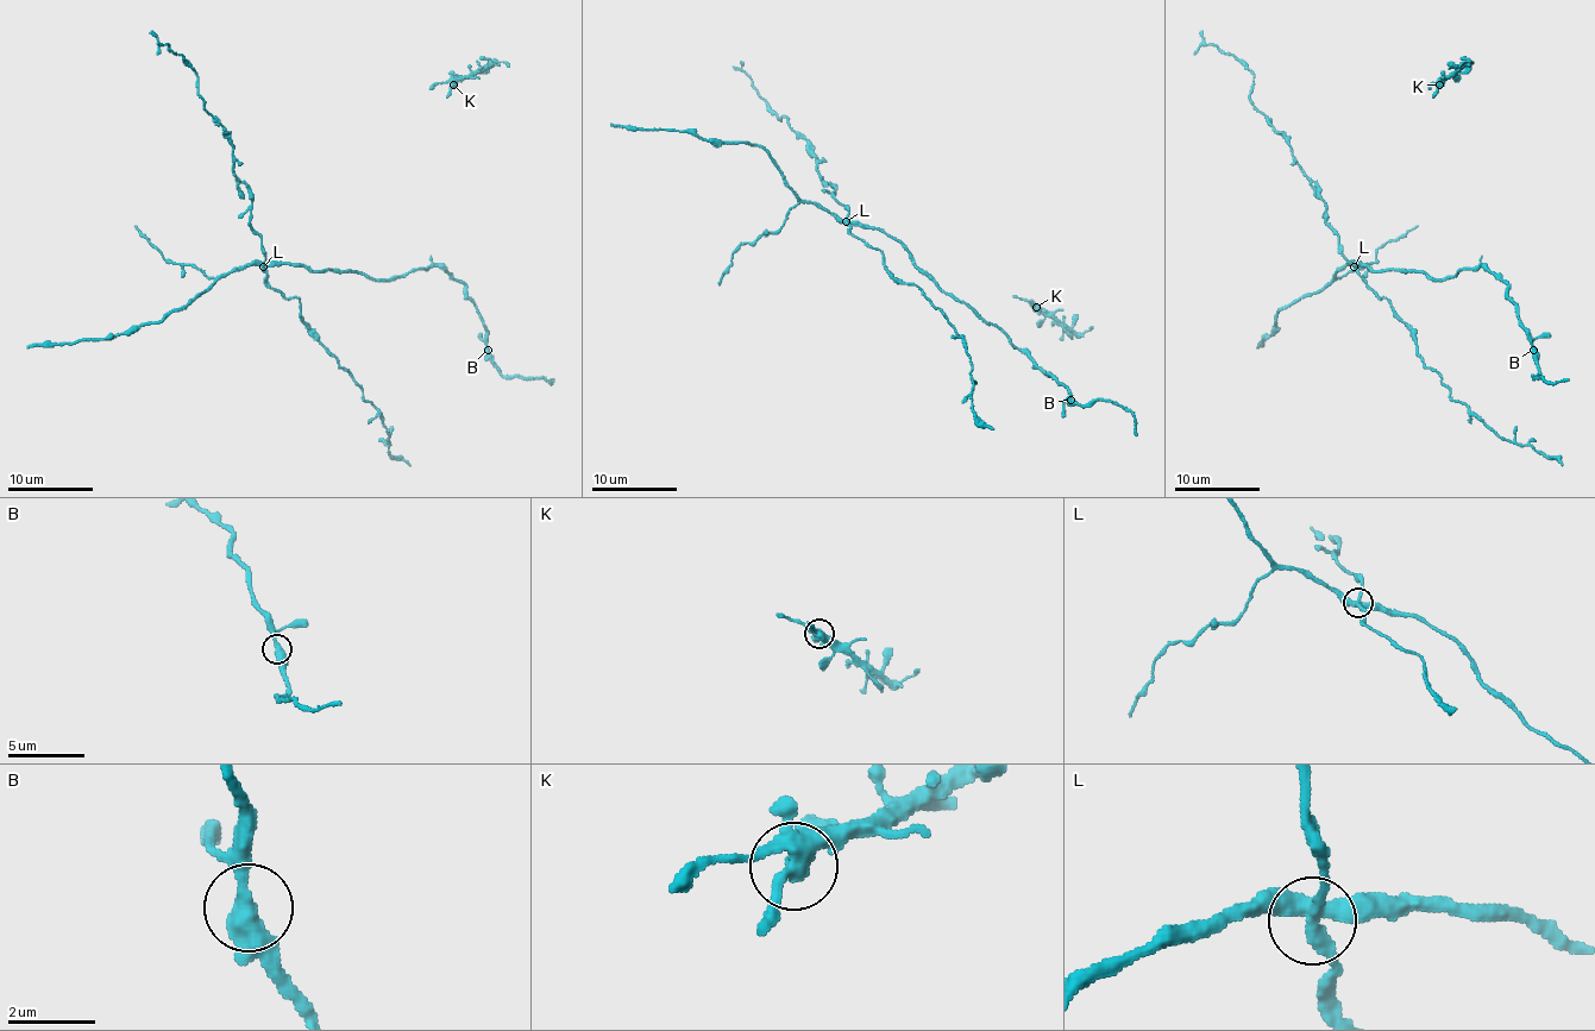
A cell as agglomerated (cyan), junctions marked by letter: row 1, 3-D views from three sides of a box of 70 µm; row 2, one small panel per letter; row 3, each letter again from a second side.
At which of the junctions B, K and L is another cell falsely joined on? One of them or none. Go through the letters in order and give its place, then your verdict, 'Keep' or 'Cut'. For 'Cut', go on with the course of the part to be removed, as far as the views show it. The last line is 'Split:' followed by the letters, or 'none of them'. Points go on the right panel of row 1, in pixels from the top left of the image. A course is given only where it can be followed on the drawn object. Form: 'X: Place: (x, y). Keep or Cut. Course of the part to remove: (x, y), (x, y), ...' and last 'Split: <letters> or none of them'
B: Place: (1533, 350). Keep
K: Place: (1439, 85). Keep
L: Place: (1354, 266). Cut. Course of the part to remove: (1355, 266), (1386, 299), (1410, 331), (1415, 353), (1455, 401), (1504, 439), (1553, 456), (1563, 466)
Split: L

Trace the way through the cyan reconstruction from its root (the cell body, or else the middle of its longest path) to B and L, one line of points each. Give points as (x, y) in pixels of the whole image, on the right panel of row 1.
B: (1380, 271), (1448, 280), (1463, 269), (1486, 266), (1507, 285), (1533, 350)
L: (1380, 271), (1371, 271), (1363, 264), (1355, 266)

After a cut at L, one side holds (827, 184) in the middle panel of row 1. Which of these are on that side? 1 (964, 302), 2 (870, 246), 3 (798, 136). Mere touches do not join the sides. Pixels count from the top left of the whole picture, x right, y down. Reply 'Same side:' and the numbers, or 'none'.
Same side: 2, 3

